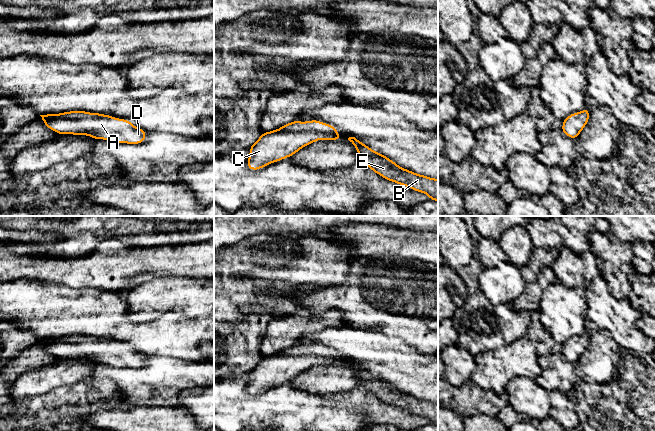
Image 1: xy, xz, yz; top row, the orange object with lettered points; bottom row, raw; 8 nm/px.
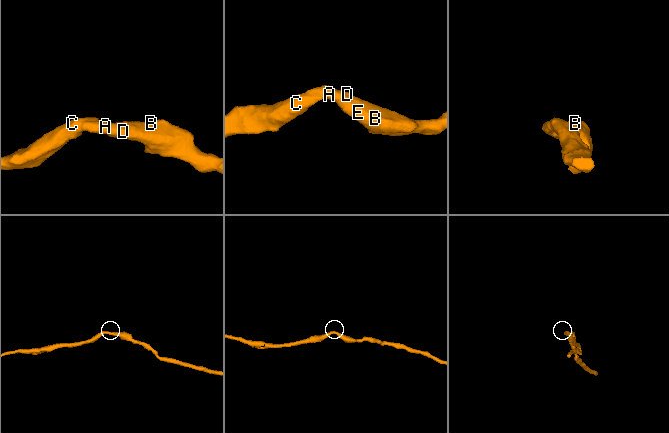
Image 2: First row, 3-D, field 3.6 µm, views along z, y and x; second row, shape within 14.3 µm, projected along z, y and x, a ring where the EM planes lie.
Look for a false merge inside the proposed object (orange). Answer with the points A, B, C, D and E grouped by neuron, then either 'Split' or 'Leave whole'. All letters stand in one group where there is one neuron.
Groups: A B C D E. Leave whole

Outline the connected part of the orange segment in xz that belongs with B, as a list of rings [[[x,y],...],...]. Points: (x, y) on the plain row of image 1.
[[[349,361],[348,364],[356,371],[357,376],[360,378],[359,385],[365,386],[375,397],[389,405],[425,417],[429,420],[429,423],[438,425],[438,403],[429,402],[425,399],[419,399],[413,395],[403,393],[383,378],[371,374],[370,371],[355,361]]]

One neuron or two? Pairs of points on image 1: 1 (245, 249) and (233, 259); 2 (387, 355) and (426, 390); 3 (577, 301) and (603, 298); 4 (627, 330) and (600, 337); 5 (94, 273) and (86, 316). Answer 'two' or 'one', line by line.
1: one
2: one
3: two
4: two
5: two

